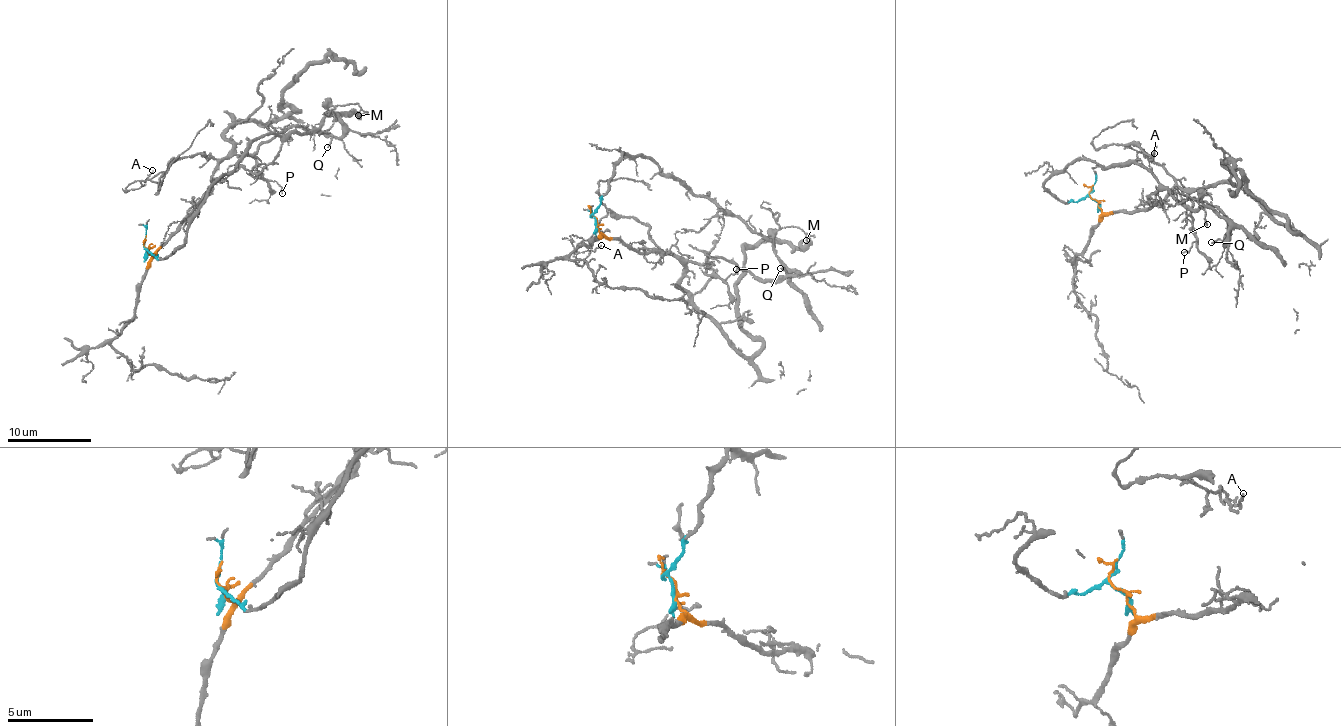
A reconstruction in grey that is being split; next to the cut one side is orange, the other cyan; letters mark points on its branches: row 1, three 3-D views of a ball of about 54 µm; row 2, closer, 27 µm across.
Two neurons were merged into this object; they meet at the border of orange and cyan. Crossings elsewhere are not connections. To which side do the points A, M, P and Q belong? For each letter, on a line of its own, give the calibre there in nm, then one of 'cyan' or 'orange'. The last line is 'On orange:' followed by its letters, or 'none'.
A: 110 nm thick; orange
M: 100 nm thick; cyan
P: 140 nm thick; orange
Q: 140 nm thick; cyan
On orange: A, P

